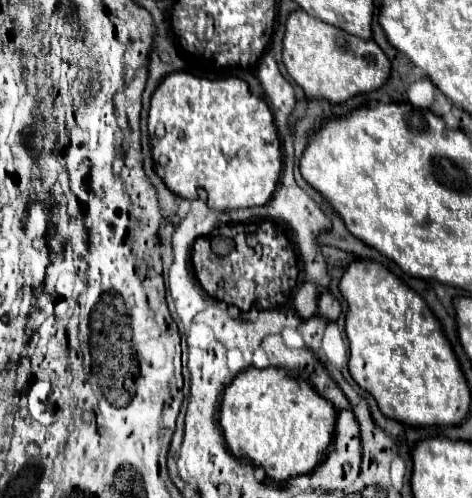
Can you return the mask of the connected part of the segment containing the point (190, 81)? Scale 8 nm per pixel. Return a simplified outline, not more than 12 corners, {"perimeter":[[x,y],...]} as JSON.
{"perimeter":[[168,74],[148,134],[166,188],[212,210],[280,180],[272,112],[240,78]]}

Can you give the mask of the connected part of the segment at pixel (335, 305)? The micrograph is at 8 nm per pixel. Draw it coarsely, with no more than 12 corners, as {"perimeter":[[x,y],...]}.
{"perimeter":[[324,292],[318,298],[318,314],[328,322],[340,316],[340,302]]}

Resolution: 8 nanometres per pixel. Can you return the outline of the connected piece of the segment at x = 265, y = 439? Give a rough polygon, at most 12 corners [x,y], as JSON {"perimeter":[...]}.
{"perimeter":[[280,368],[240,372],[220,428],[274,482],[326,458],[336,408]]}

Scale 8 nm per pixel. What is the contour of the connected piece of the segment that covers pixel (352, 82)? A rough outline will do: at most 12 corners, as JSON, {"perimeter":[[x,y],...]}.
{"perimeter":[[288,14],[282,62],[306,96],[378,90],[374,40]]}

